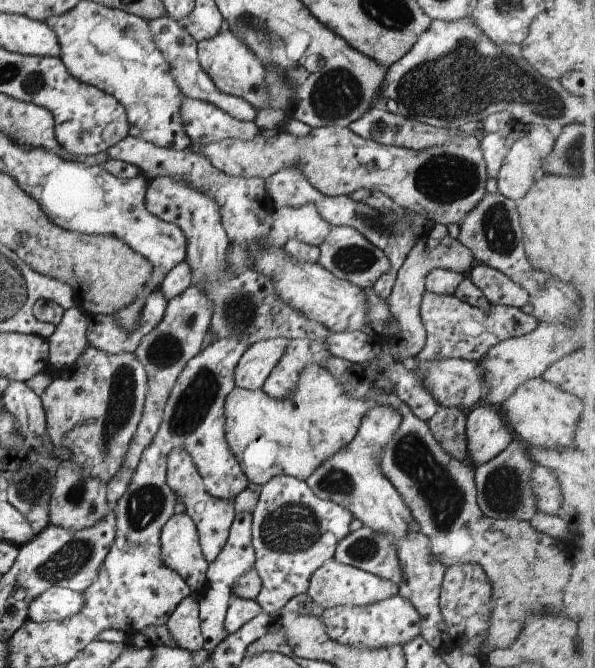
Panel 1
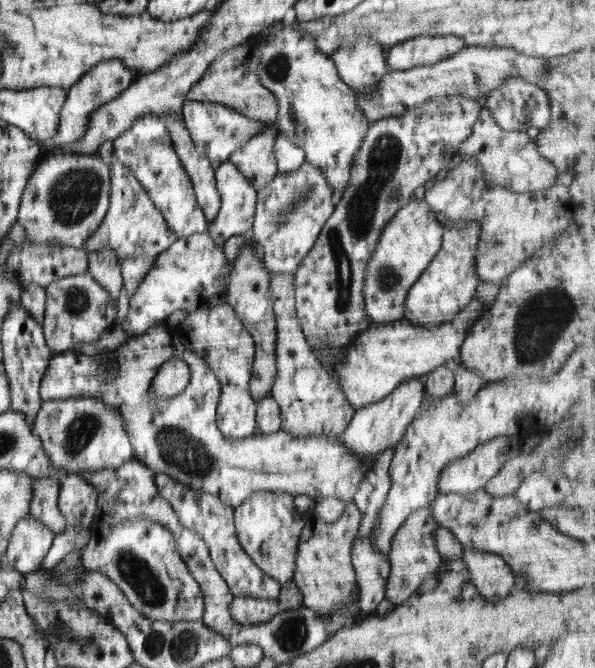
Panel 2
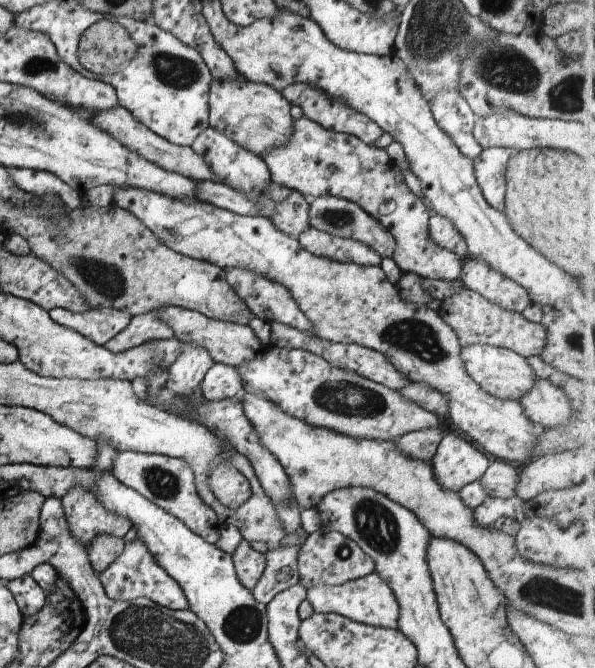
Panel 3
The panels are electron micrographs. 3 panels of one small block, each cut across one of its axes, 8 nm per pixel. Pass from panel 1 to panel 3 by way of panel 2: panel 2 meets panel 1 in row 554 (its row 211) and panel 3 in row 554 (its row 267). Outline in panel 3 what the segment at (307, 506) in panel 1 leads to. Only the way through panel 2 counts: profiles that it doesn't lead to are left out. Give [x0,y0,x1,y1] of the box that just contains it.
[251,545,300,605]

